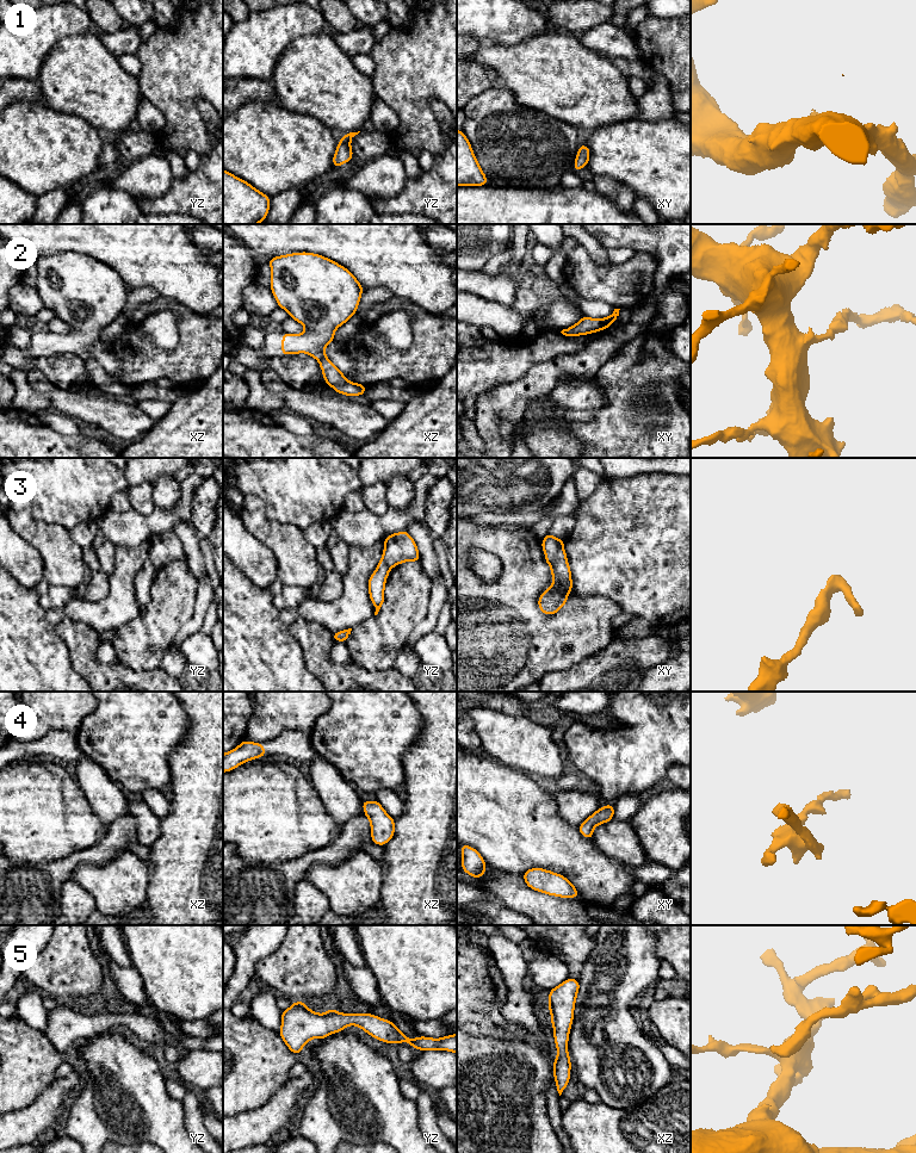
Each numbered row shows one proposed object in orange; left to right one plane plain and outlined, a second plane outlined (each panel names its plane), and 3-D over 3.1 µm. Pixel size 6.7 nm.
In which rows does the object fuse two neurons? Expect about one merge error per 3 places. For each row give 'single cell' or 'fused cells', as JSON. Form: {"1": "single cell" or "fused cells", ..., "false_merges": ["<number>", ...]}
{"1": "single cell", "2": "single cell", "3": "single cell", "4": "single cell", "5": "single cell", "false_merges": []}

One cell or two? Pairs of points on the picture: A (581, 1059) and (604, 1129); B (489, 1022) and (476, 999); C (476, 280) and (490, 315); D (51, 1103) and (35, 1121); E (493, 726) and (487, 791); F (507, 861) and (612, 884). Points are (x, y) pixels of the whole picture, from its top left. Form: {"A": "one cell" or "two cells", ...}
{"A": "two cells", "B": "one cell", "C": "two cells", "D": "one cell", "E": "two cells", "F": "one cell"}

